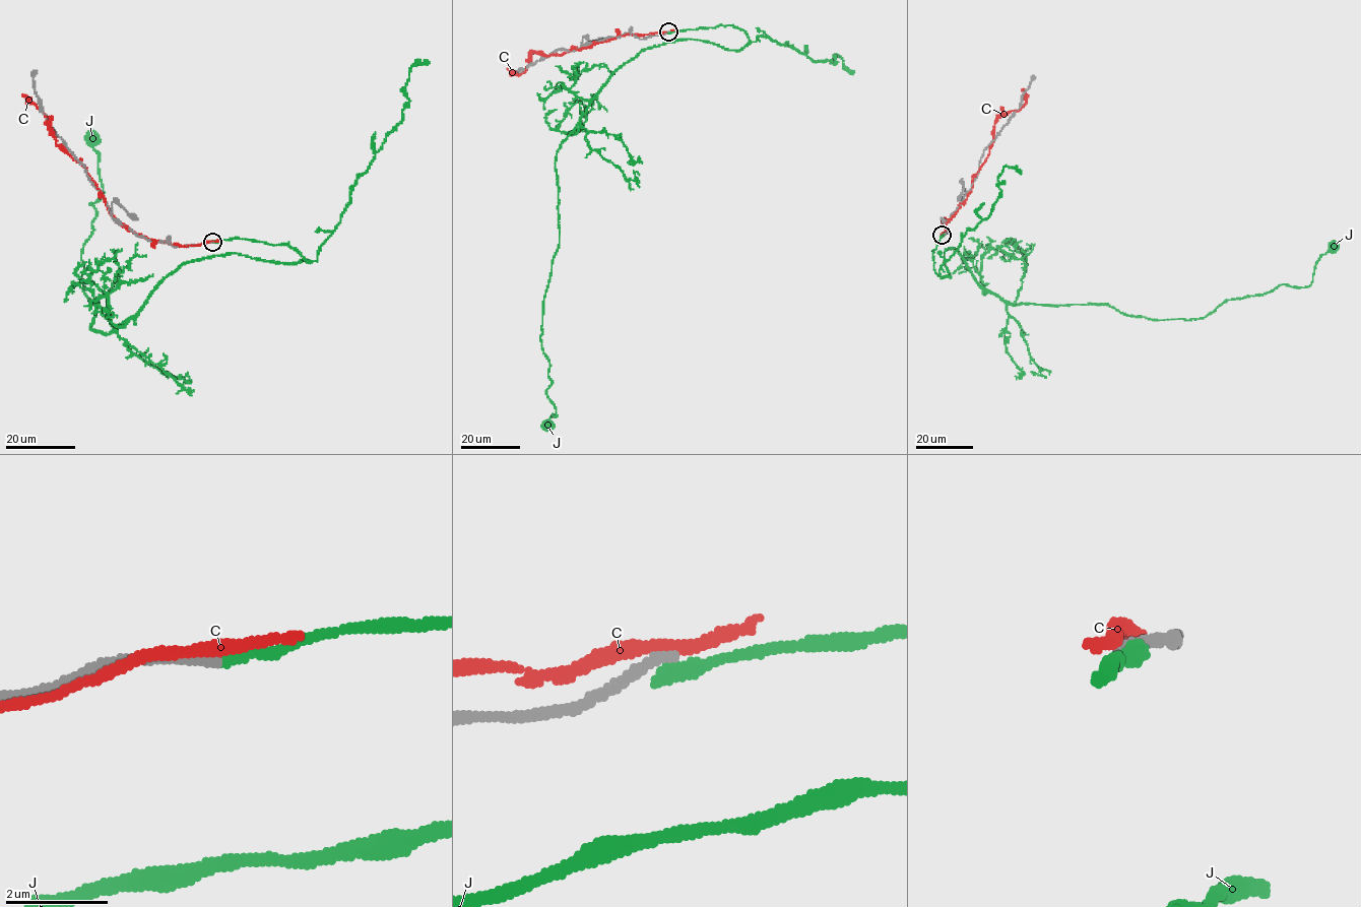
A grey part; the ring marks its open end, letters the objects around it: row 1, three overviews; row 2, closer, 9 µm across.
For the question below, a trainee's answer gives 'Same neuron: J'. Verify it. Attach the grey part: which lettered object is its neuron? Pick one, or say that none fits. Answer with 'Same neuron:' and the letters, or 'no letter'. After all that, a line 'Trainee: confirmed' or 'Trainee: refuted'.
Same neuron: no letter
Trainee: refuted

